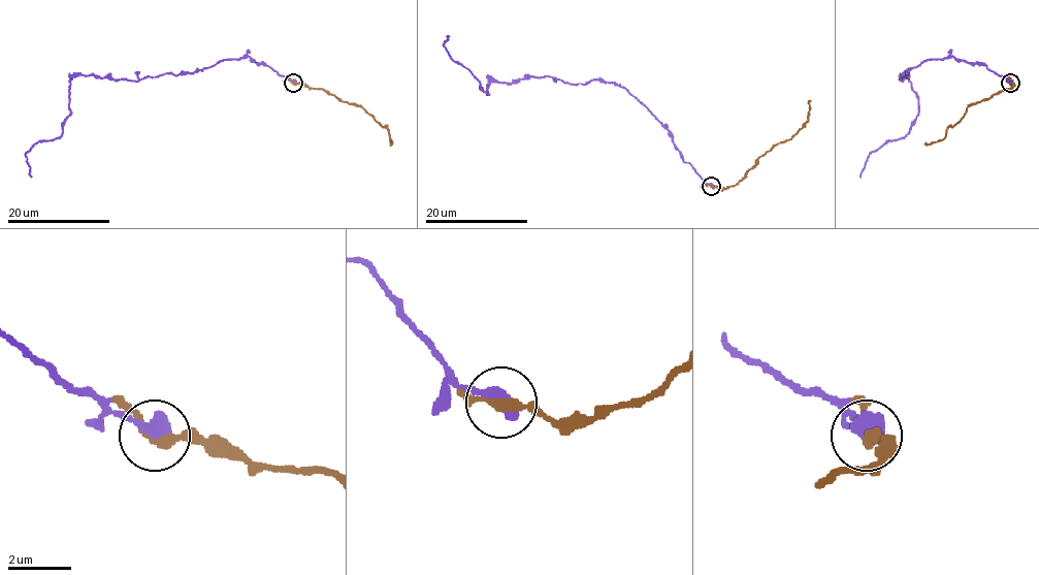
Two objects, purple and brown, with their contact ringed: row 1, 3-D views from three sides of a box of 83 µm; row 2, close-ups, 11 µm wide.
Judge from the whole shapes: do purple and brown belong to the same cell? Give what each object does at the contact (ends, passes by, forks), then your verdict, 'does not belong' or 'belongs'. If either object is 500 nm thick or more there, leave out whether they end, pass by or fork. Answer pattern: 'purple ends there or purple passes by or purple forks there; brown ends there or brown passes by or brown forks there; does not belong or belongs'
belongs

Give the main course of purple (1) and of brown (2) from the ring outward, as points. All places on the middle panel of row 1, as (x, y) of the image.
1: (712, 185), (683, 161), (672, 133), (621, 86), (526, 77), (493, 81), (486, 94), (443, 44), (449, 36)
2: (712, 185), (734, 187), (759, 157), (786, 141), (808, 120), (808, 100)

